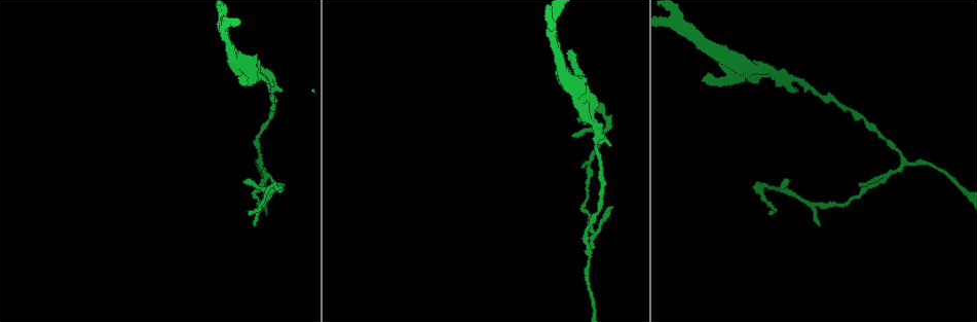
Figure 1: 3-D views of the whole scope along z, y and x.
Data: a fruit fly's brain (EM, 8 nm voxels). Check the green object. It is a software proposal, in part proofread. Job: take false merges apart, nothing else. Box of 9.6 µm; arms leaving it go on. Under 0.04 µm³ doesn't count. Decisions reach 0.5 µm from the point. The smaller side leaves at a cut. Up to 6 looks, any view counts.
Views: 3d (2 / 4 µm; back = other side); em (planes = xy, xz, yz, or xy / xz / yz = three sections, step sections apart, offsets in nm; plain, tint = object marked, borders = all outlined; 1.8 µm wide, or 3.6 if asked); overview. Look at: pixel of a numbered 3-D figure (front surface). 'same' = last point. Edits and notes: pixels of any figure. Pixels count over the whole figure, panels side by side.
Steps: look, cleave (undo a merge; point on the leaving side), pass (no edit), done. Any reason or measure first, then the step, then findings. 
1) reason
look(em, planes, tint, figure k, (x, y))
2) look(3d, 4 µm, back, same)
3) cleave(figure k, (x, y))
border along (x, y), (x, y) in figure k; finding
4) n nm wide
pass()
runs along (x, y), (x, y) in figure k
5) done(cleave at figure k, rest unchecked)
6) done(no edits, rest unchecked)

sudden change in width
look(3d, 4 µm, figure 1, (560, 57))

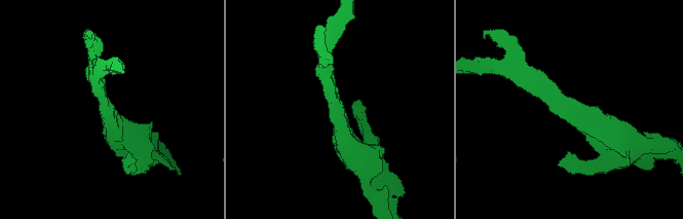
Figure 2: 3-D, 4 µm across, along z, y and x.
arms of 200, 460 nm; now the EM
look(em, yz, step 8, tint, figure 2, (573, 109))

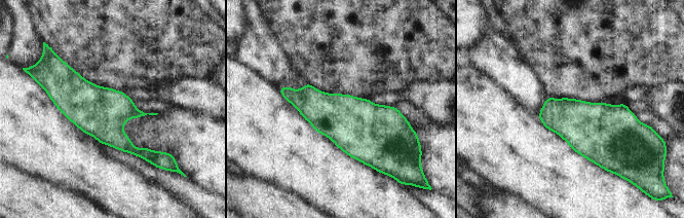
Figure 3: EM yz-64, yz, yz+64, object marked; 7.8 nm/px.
360 nm wide
pass()
all the same cell

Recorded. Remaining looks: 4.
three-way junction
look(em, planes, tint, figure 1, (259, 161))

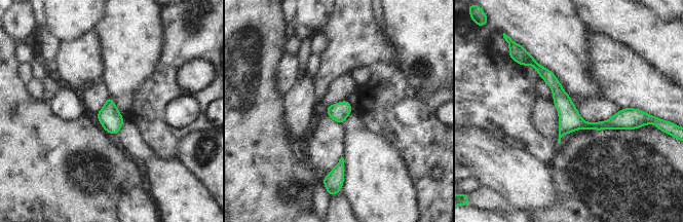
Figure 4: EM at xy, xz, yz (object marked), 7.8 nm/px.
150 nm wide
pass()
runs along (534, 64), (580, 123), (631, 118) in figure 4; continuous, no second cell

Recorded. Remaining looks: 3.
narrows sharply
look(em, planes, plain, figure 1, (596, 145))

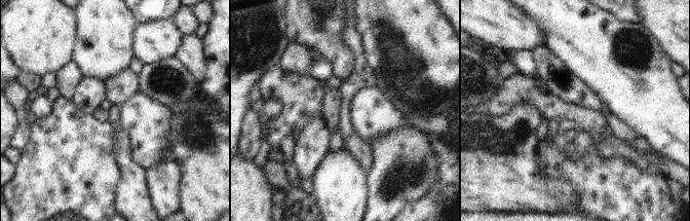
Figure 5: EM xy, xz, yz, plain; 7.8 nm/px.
look(em, planes, tint, same)

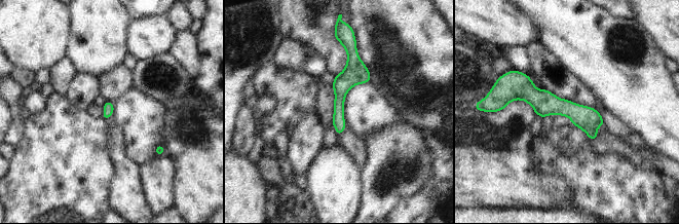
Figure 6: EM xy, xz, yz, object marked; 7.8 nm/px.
pass()
runs along (508, 98), (531, 95), (600, 123) in figure 6; continuous, no second cell

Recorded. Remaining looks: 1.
done(no edits, rest unchecked)

